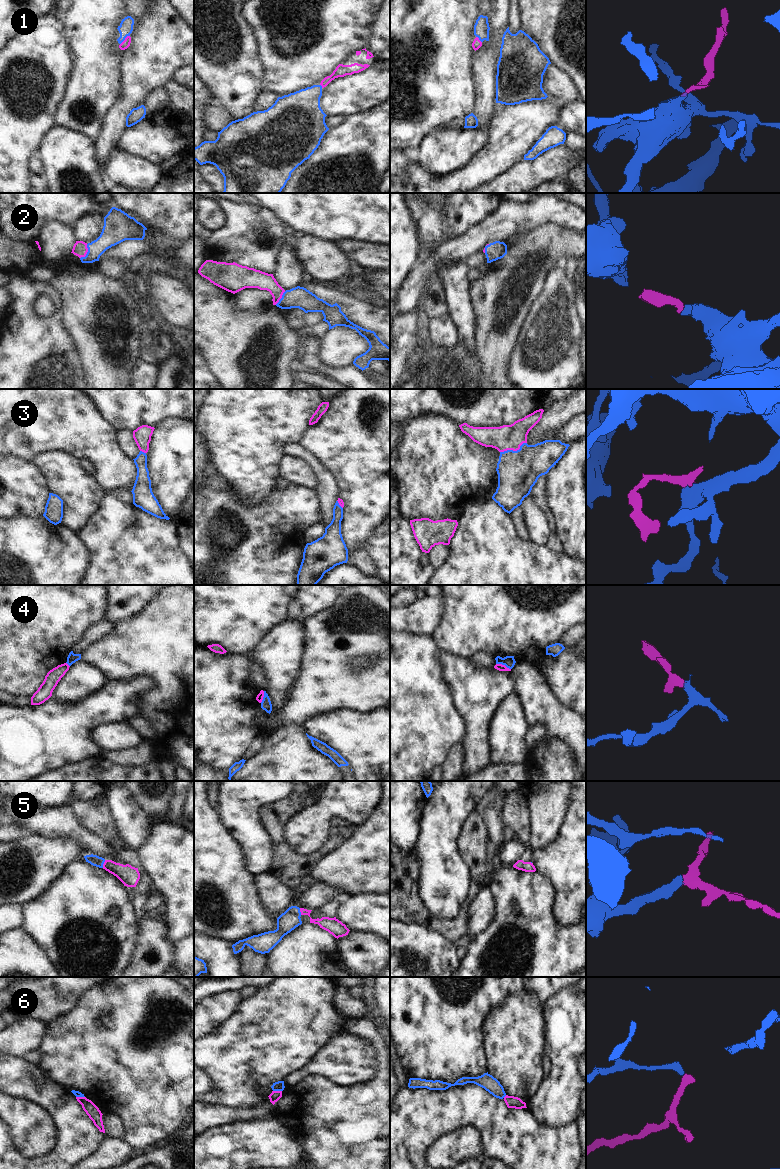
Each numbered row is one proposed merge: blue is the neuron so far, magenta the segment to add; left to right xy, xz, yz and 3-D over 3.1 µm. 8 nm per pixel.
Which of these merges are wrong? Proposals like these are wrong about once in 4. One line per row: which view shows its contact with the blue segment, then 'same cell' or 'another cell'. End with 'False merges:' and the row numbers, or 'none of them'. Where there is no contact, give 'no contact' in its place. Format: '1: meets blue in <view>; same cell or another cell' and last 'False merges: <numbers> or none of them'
1: meets blue in xy; same cell
2: meets blue in xy; same cell
3: meets blue in yz; same cell
4: meets blue in yz; another cell
5: meets blue in xy; same cell
6: meets blue in xz; another cell
False merges: 4, 6

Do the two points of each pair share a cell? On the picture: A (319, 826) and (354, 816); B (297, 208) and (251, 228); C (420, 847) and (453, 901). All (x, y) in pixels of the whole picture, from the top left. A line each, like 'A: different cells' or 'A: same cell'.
A: same cell
B: different cells
C: same cell

